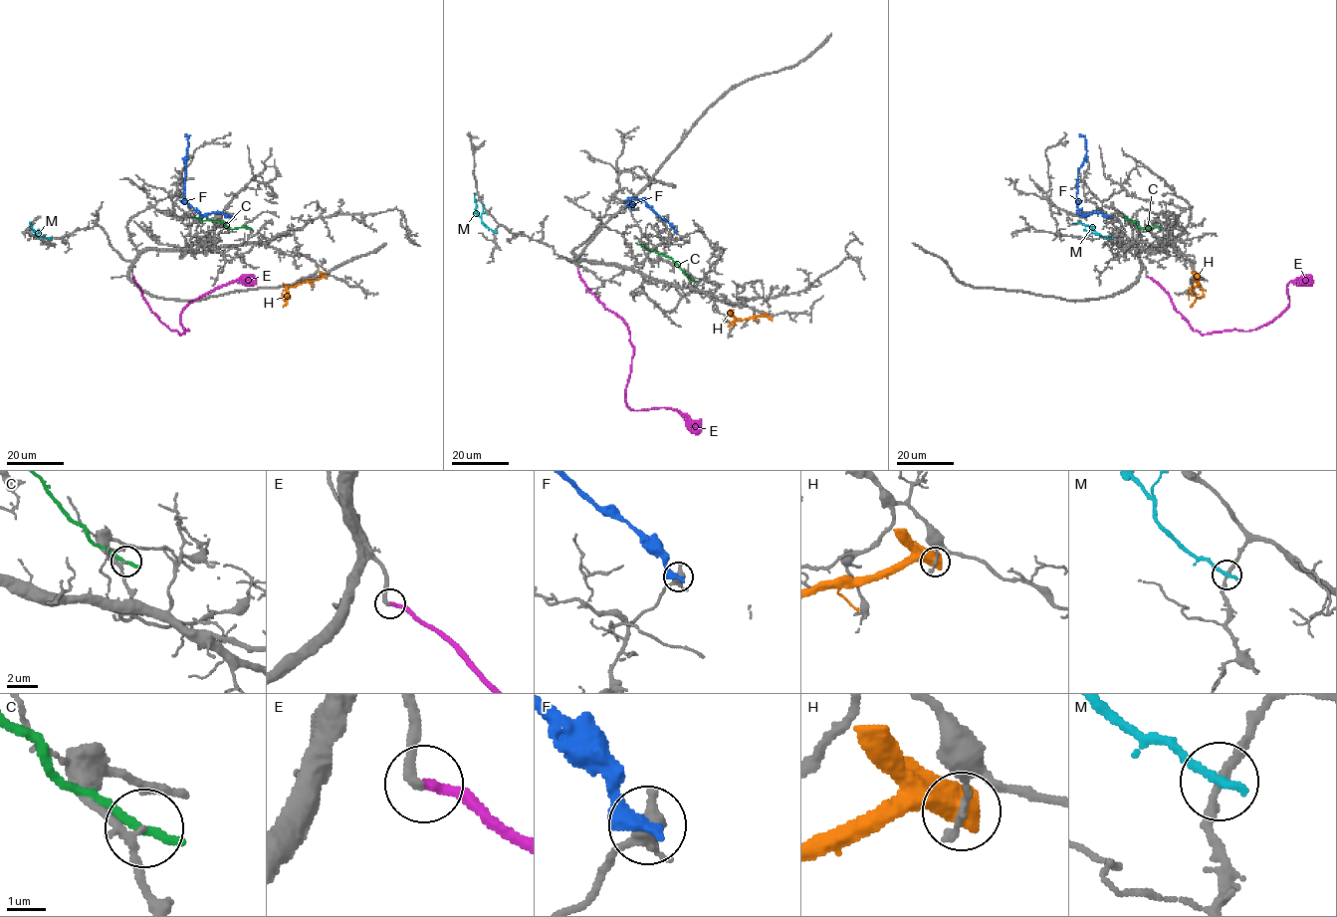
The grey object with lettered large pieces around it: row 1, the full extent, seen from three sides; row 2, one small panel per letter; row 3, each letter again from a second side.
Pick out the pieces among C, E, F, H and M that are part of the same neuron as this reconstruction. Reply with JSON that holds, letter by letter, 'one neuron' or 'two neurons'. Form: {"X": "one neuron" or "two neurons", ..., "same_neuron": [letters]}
{"C": "two neurons", "E": "one neuron", "F": "two neurons", "H": "two neurons", "M": "two neurons", "same_neuron": ["E"]}

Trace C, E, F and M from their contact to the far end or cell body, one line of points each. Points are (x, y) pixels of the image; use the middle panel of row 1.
C: (694, 281), (667, 256), (636, 243)
E: (577, 268), (586, 288), (626, 324), (633, 355), (625, 402), (631, 409), (671, 407), (700, 432)
F: (676, 231), (646, 203), (629, 198), (631, 208), (634, 204), (629, 200)
M: (494, 232), (475, 210), (474, 193)

